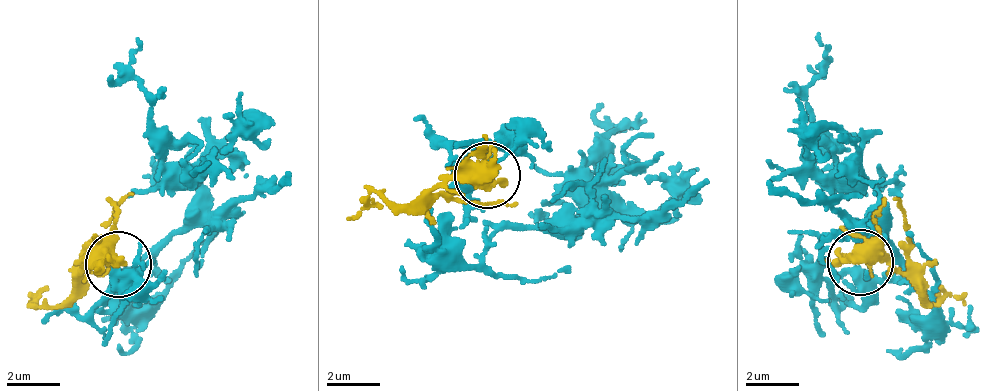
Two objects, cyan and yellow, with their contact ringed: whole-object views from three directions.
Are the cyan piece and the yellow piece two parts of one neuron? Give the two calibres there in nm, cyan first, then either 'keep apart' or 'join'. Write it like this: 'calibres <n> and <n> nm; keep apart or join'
calibres 320 and 400 nm; join

